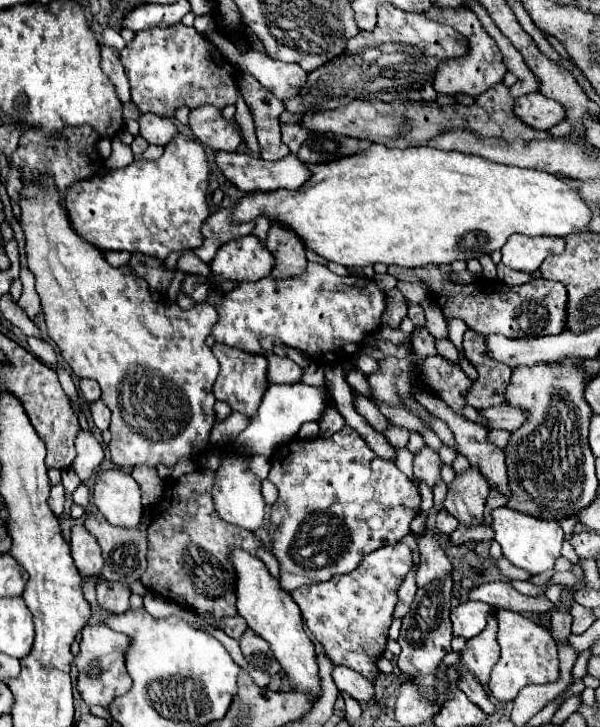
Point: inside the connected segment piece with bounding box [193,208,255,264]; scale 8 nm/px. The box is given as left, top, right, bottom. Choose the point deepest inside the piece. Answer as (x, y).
(218, 229)

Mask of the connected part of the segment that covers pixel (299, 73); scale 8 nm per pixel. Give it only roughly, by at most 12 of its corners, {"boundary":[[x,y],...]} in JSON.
{"boundary":[[221,34],[217,50],[281,102],[301,94],[307,72],[263,52],[241,54]]}

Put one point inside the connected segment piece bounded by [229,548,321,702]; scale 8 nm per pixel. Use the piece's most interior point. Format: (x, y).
(269, 610)

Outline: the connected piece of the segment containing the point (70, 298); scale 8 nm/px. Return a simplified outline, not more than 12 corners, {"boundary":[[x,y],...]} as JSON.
{"boundary":[[19,224],[49,338],[111,410],[111,460],[205,450],[219,314],[151,298],[71,228]]}

